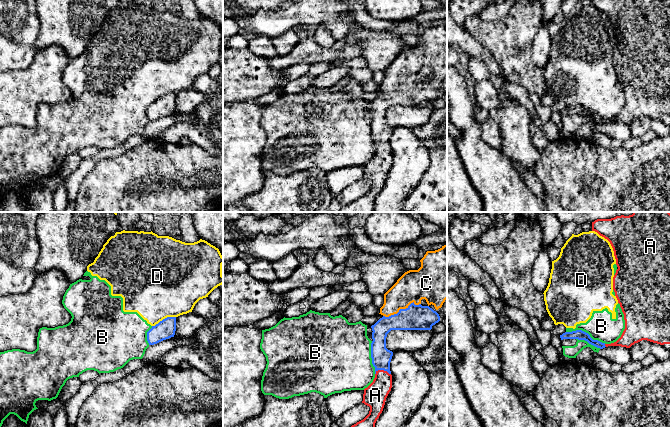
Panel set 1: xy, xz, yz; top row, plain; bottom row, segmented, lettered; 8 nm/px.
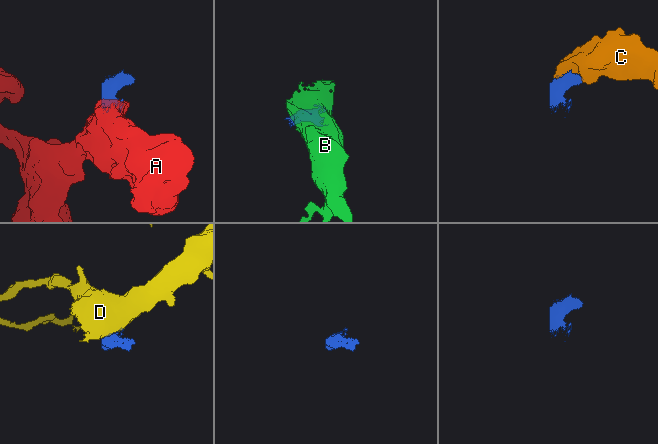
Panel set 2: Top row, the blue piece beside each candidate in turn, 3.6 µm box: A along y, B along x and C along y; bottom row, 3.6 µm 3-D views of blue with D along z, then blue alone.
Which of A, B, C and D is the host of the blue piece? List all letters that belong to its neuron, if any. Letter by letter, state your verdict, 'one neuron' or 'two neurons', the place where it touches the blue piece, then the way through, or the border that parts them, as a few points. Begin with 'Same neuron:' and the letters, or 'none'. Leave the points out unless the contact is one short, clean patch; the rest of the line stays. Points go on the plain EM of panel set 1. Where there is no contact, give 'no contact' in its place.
Same neuron: A, C
A: one neuron; contact xz (383, 145)
B: two neurons; contact yz (585, 108); border yz (566, 107), (583, 106), (593, 115), (605, 119)
C: one neuron; contact xz (401, 85); way xz (416, 93), (401, 85), (405, 71), (414, 61)
D: two neurons; contact xy (163, 95); border xy (175, 92), (167, 92), (152, 102)

